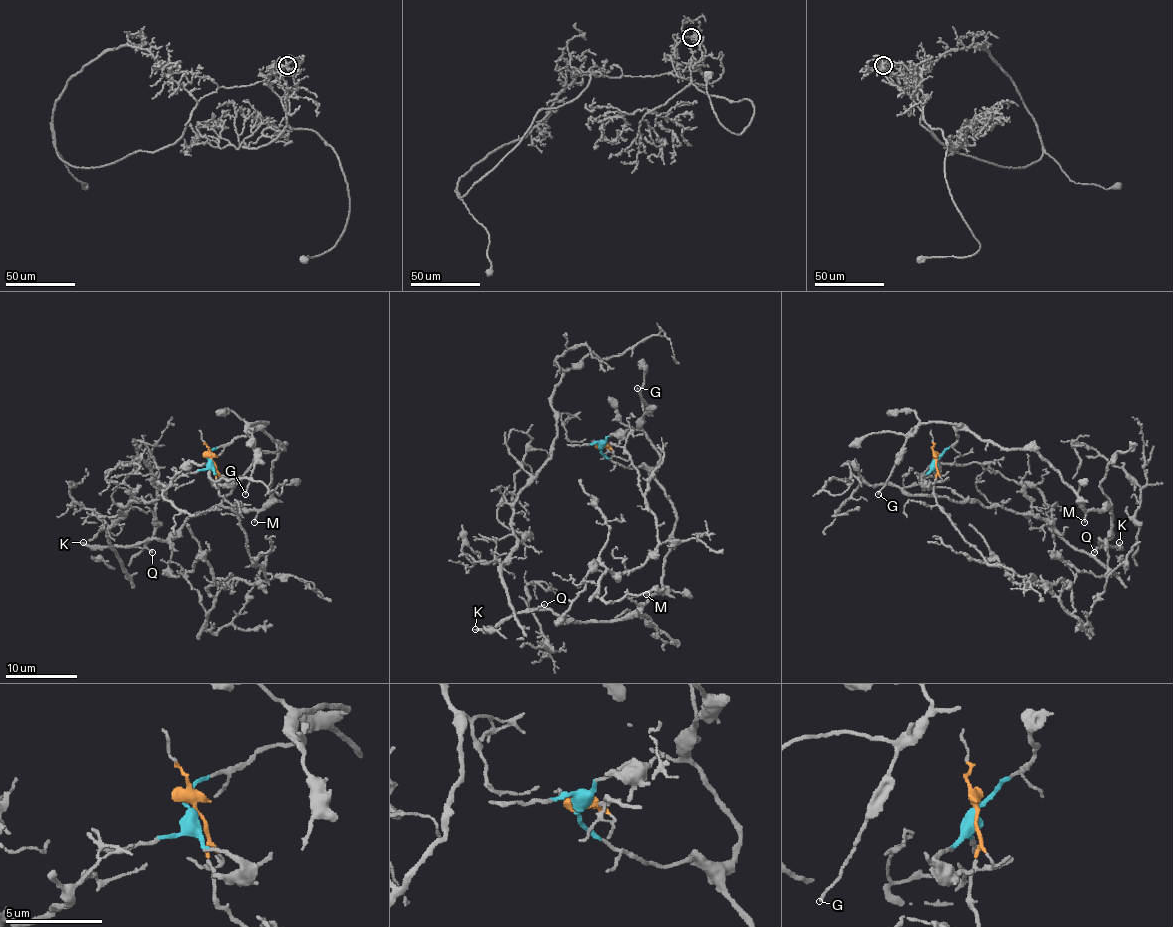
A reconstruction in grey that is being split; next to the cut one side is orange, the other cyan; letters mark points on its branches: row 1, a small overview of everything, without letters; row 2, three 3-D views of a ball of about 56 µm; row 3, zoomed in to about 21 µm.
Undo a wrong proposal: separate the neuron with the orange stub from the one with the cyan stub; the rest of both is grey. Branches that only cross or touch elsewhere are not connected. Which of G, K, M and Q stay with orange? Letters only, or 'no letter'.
no letter

